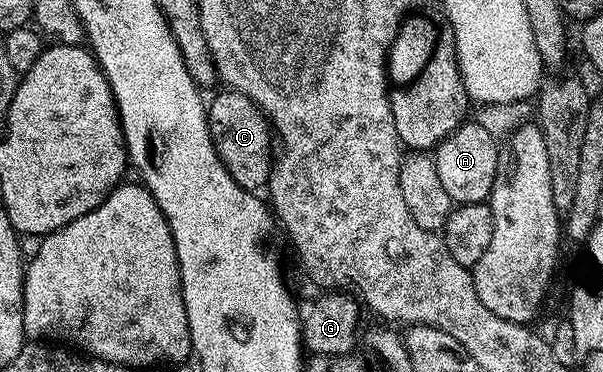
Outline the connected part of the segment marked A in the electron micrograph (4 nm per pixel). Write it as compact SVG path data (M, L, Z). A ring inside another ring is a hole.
M466 120L435 147L432 159L439 172L439 180L443 183L443 192L451 196L453 203L466 206L483 202L488 199L495 184L499 142L476 120Z

